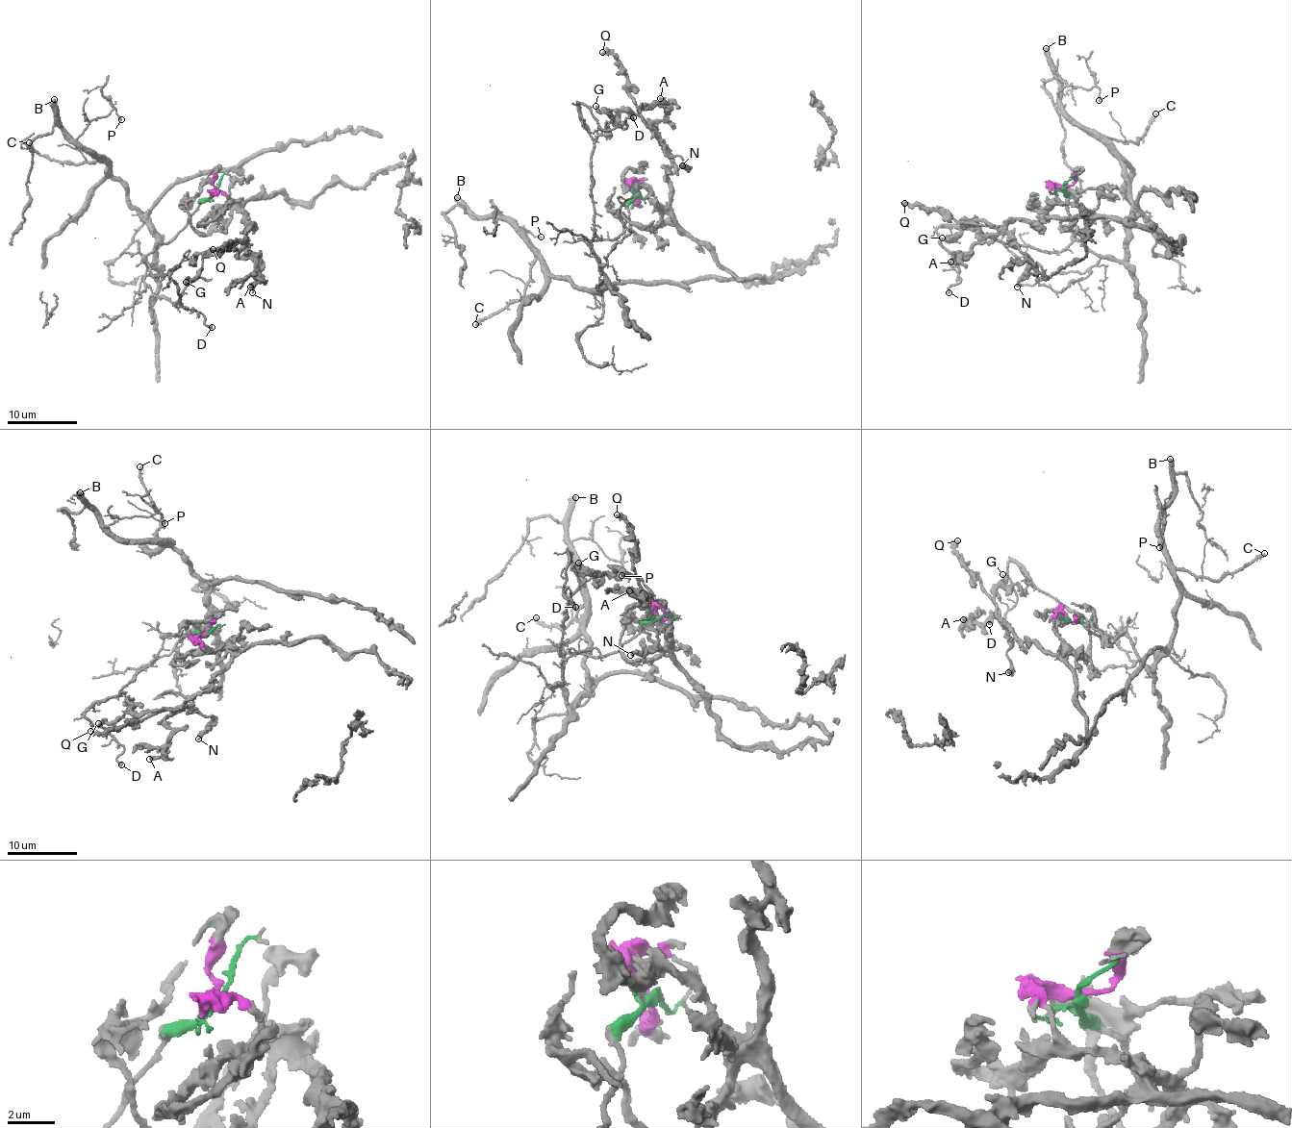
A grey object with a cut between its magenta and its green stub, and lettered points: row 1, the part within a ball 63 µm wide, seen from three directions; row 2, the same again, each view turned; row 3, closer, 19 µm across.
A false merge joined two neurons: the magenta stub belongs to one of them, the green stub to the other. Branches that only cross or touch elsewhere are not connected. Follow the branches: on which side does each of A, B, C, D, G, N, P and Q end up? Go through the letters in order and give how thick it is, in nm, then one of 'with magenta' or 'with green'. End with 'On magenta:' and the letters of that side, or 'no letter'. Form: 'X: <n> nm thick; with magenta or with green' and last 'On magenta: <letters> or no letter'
A: 420 nm thick; with magenta
B: 500 nm thick; with green
C: 280 nm thick; with green
D: 190 nm thick; with green
G: 400 nm thick; with magenta
N: 280 nm thick; with magenta
P: 190 nm thick; with green
Q: 400 nm thick; with magenta
On magenta: A, G, N, Q

